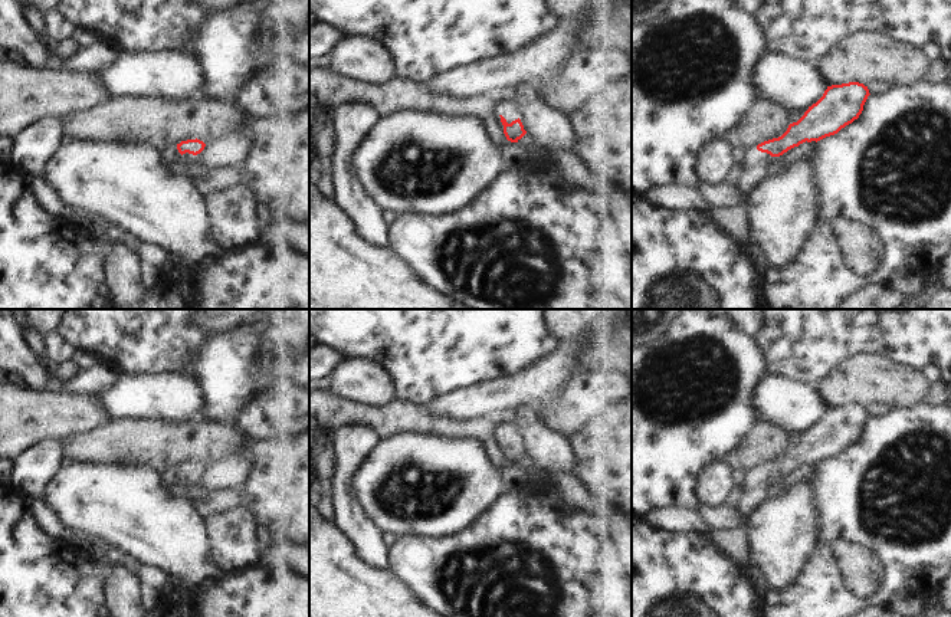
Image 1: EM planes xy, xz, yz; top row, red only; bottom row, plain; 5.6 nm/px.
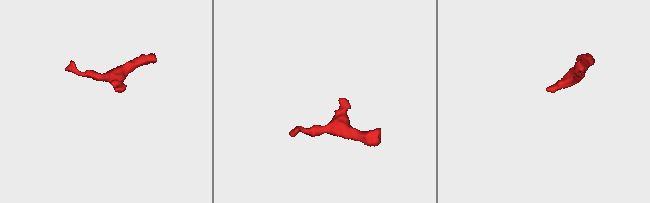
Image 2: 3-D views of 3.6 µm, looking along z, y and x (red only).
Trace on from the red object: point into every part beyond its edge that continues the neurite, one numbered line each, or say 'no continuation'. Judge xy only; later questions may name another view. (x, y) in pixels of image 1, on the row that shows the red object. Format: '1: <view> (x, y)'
1: xy (187, 160)

